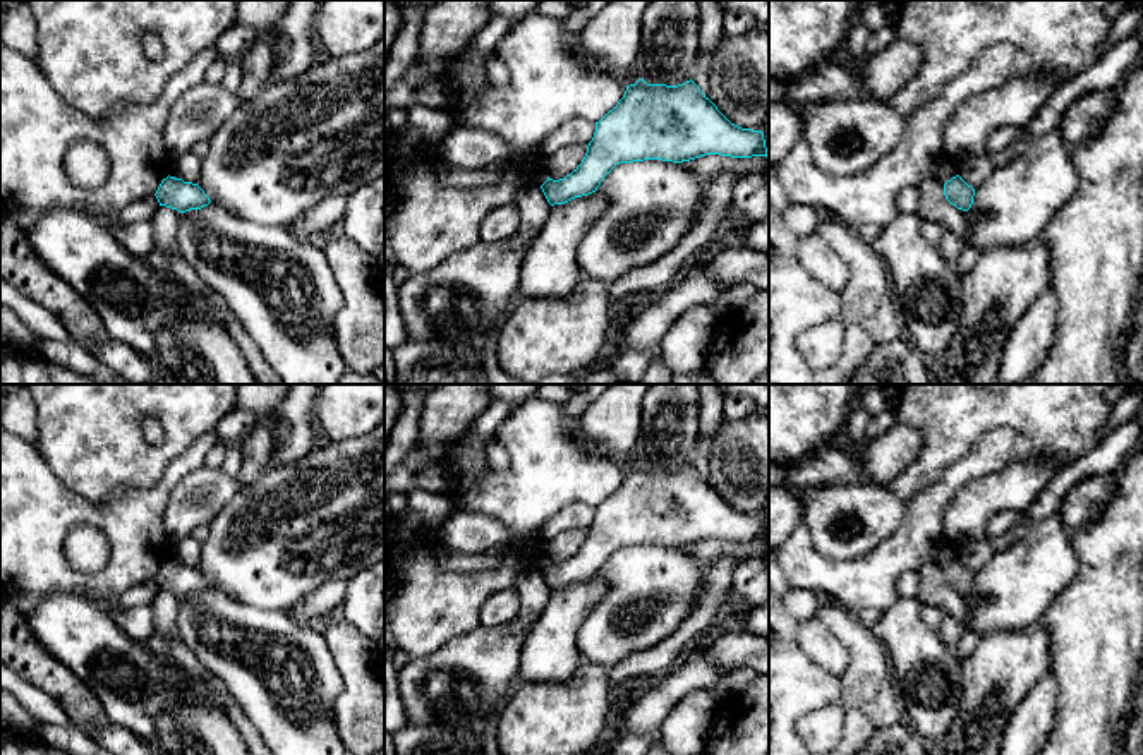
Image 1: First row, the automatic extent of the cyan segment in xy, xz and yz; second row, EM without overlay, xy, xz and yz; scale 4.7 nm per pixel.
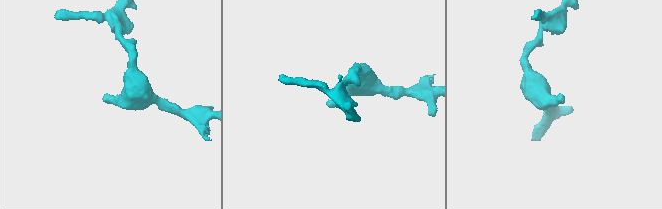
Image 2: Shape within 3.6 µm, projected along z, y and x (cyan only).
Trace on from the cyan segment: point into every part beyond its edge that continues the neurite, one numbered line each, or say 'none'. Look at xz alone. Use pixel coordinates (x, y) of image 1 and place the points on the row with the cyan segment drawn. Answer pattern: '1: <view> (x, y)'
none

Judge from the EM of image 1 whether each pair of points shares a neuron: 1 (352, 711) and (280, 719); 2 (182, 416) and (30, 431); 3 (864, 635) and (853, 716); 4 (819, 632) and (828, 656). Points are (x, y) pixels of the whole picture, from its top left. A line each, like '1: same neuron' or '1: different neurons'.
1: different neurons
2: different neurons
3: different neurons
4: same neuron

